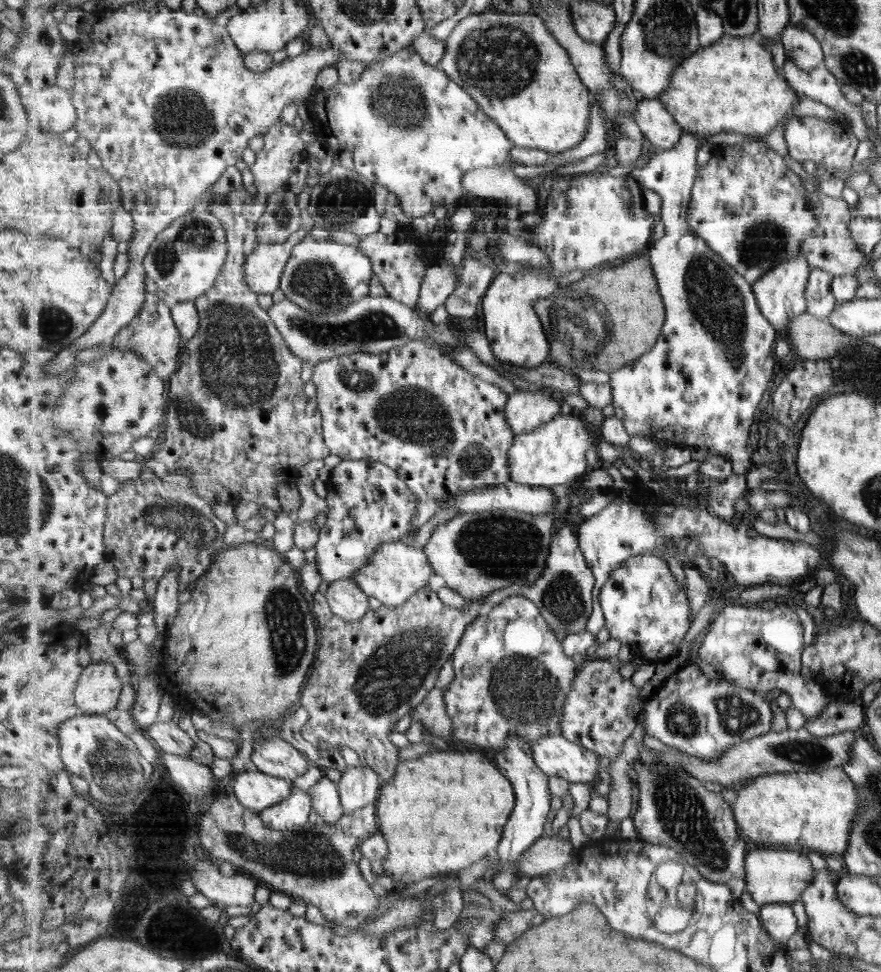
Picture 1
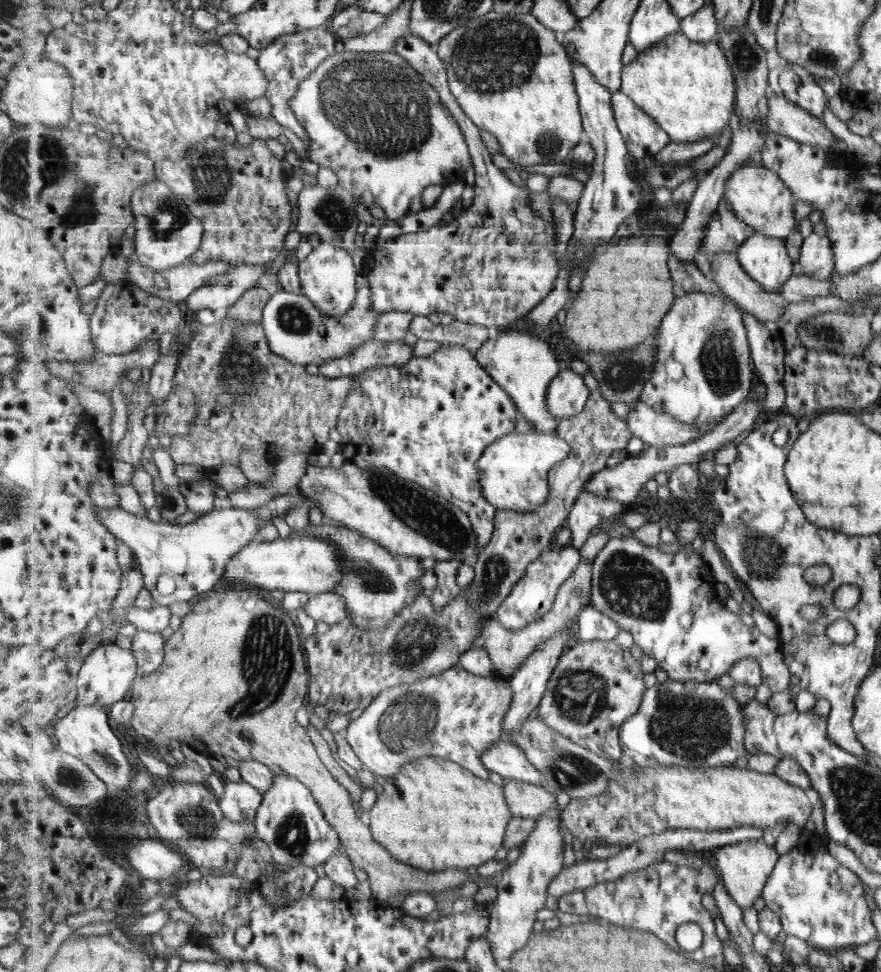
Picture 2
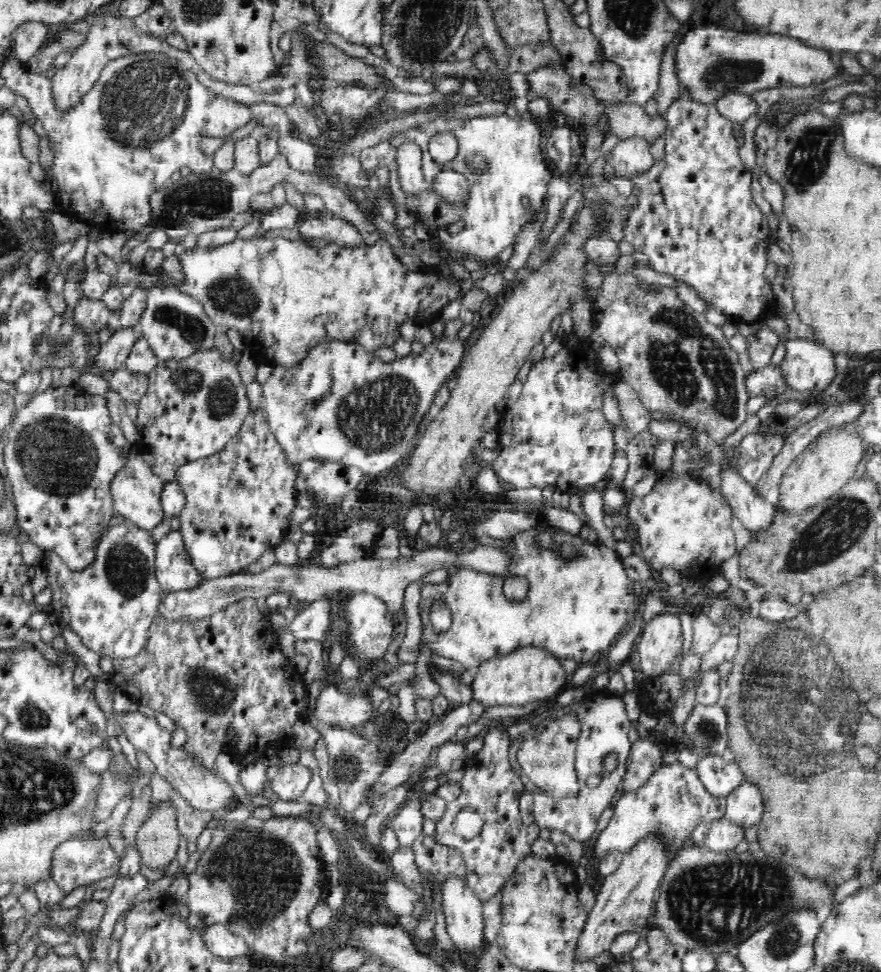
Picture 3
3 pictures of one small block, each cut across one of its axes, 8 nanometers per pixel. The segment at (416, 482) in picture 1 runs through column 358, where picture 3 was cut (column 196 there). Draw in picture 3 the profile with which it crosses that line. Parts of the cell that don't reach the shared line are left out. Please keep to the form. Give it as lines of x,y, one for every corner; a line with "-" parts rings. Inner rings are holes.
216,349
200,350
180,361
160,361
148,380
149,388
139,403
135,421
135,446
139,448
135,451
144,456
152,471
165,483
175,481
180,466
208,458
222,450
239,433
246,416
251,413
247,386
237,367
232,366

